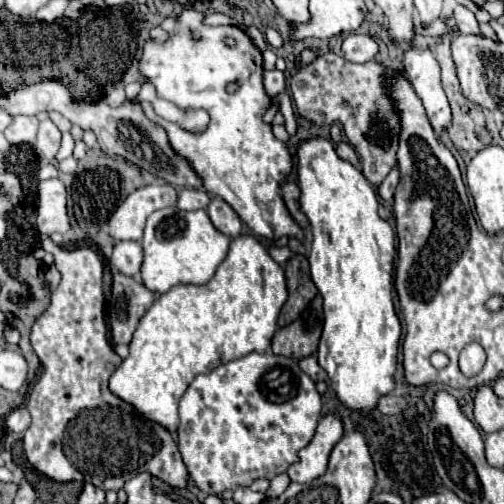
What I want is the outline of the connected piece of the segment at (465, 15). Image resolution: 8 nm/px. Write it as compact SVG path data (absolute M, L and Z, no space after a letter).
M456 6L454 10L454 16L456 16L456 22L458 22L458 30L460 34L474 34L474 36L482 36L482 30L480 30L480 24L476 20L476 16L466 10L464 6Z

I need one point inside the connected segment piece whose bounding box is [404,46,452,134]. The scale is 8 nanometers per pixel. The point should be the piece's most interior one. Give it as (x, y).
(421, 66)

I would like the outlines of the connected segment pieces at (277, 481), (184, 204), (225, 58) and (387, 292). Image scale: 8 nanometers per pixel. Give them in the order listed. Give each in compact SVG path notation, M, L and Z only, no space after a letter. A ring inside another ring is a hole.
M280 474L280 476L272 478L270 488L268 488L268 492L266 492L266 498L276 498L276 496L280 496L280 494L286 490L288 484L290 484L290 478L288 478L286 474Z
M184 188L178 194L178 208L180 210L200 210L210 204L210 196L204 190L196 188Z
M186 10L178 18L180 30L176 34L172 34L166 42L156 42L156 40L146 42L144 54L140 58L140 72L146 76L148 82L152 82L156 86L158 98L174 102L176 106L180 106L184 110L186 108L206 110L210 114L208 130L198 136L190 134L190 132L182 130L180 126L160 118L154 112L150 102L142 102L144 114L168 132L172 148L180 156L190 160L190 164L194 166L198 176L204 180L204 188L208 190L208 194L226 200L254 234L268 238L268 240L276 240L276 236L302 238L302 228L292 220L292 216L288 214L284 200L280 196L280 184L292 172L294 160L292 160L286 144L280 142L272 134L272 126L264 124L264 120L262 120L262 116L266 114L266 110L272 104L270 96L264 92L264 86L262 86L262 52L254 46L254 42L248 38L248 34L244 30L240 30L236 26L214 26L212 28L212 26L202 24L202 18L204 18L204 14L200 14L196 10ZM226 36L234 38L234 46L228 46L224 42ZM232 82L238 84L236 92L226 92L226 86Z
M316 138L304 142L298 150L298 160L298 184L302 190L300 208L308 216L314 236L308 260L312 280L323 299L323 329L318 346L318 364L326 370L332 390L348 410L372 412L376 410L378 400L396 388L394 372L398 364L396 356L402 324L392 300L392 270L396 254L394 230L378 216L378 200L372 184L358 168L338 158L330 140Z

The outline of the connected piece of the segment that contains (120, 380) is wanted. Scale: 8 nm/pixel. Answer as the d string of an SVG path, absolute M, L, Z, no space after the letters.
M238 236L232 240L226 260L218 266L214 278L204 286L180 284L162 294L140 320L134 340L130 342L130 356L122 360L110 376L110 392L132 404L148 420L176 432L178 428L178 402L190 382L212 368L230 360L242 358L250 352L266 352L278 326L280 308L286 302L284 270L270 258L268 250L254 236Z

